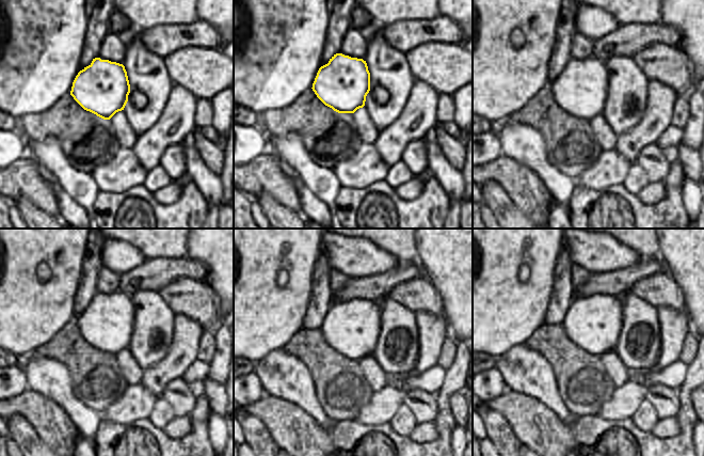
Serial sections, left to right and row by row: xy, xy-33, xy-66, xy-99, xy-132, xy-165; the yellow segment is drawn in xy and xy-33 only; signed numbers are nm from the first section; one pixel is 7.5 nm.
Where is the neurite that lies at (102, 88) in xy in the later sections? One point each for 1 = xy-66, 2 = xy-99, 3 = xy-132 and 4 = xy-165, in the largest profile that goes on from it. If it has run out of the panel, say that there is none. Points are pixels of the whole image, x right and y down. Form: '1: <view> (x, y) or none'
1: xy-66 (581, 88)
2: xy-99 (108, 323)
3: xy-132 (352, 327)
4: xy-165 (594, 324)

